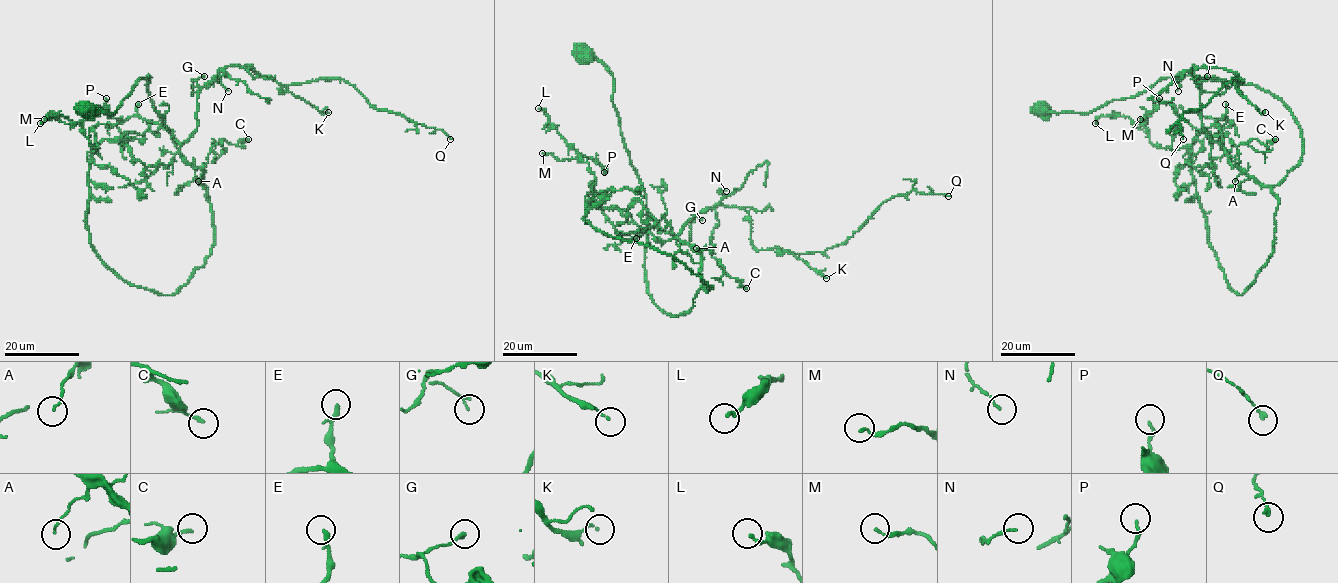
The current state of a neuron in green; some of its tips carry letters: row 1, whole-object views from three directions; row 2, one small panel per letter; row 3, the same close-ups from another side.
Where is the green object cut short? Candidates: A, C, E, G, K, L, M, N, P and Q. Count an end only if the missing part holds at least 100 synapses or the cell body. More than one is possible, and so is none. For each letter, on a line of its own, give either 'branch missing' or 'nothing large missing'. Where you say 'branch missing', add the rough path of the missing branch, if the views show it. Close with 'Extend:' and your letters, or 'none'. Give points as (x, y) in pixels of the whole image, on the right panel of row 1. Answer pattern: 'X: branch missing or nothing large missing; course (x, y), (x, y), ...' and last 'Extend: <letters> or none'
A: nothing large missing
C: nothing large missing
E: nothing large missing
G: nothing large missing
K: nothing large missing
L: nothing large missing
M: nothing large missing
N: nothing large missing
P: nothing large missing
Q: nothing large missing
Extend: none

